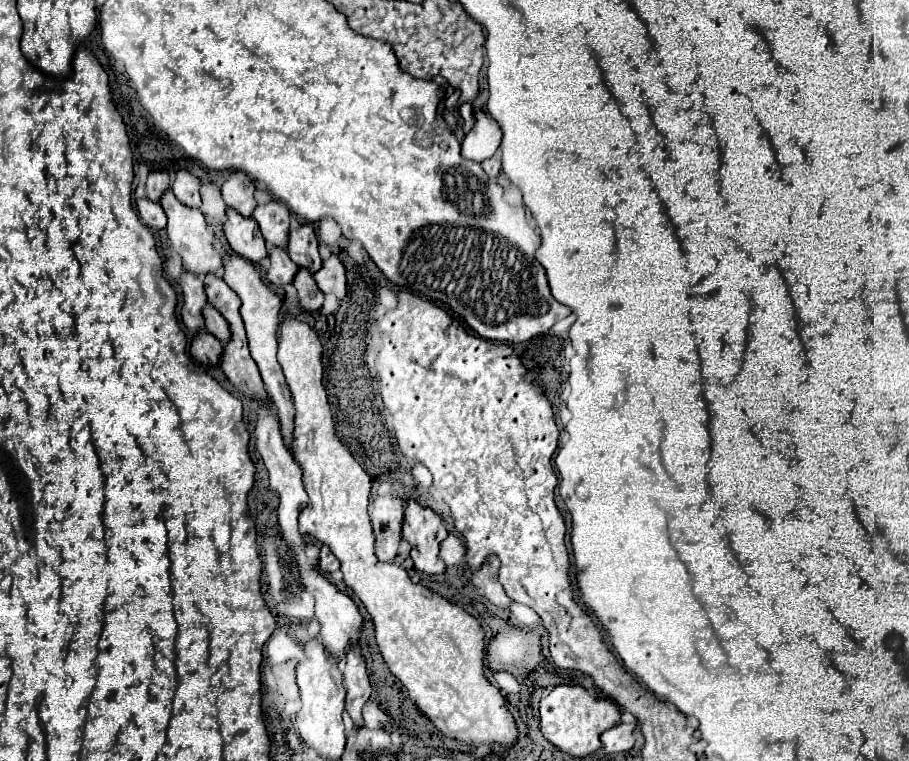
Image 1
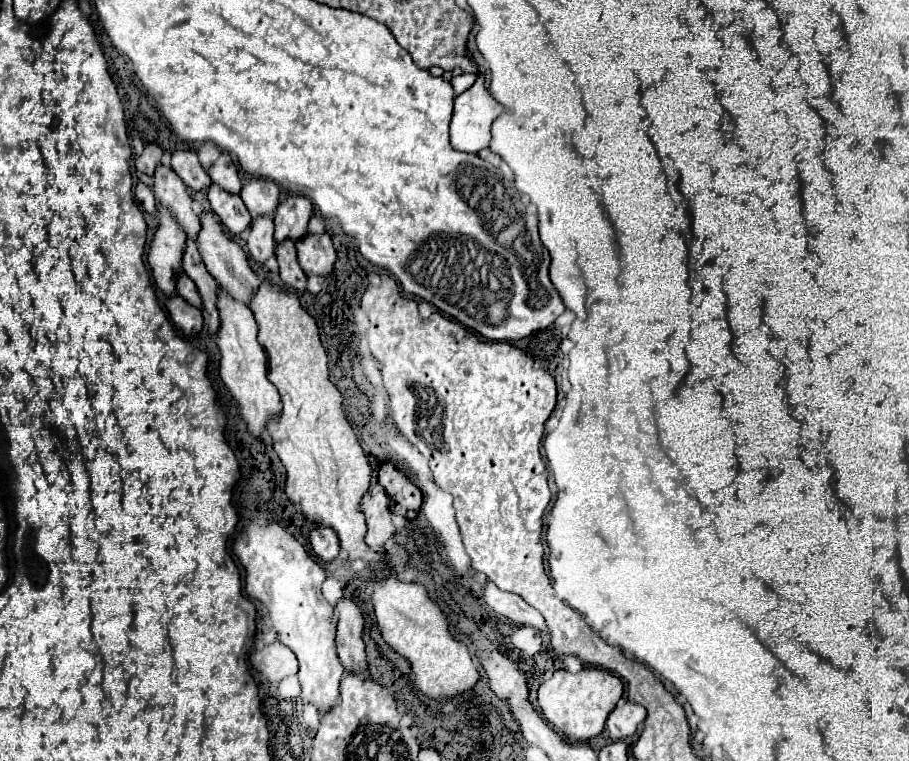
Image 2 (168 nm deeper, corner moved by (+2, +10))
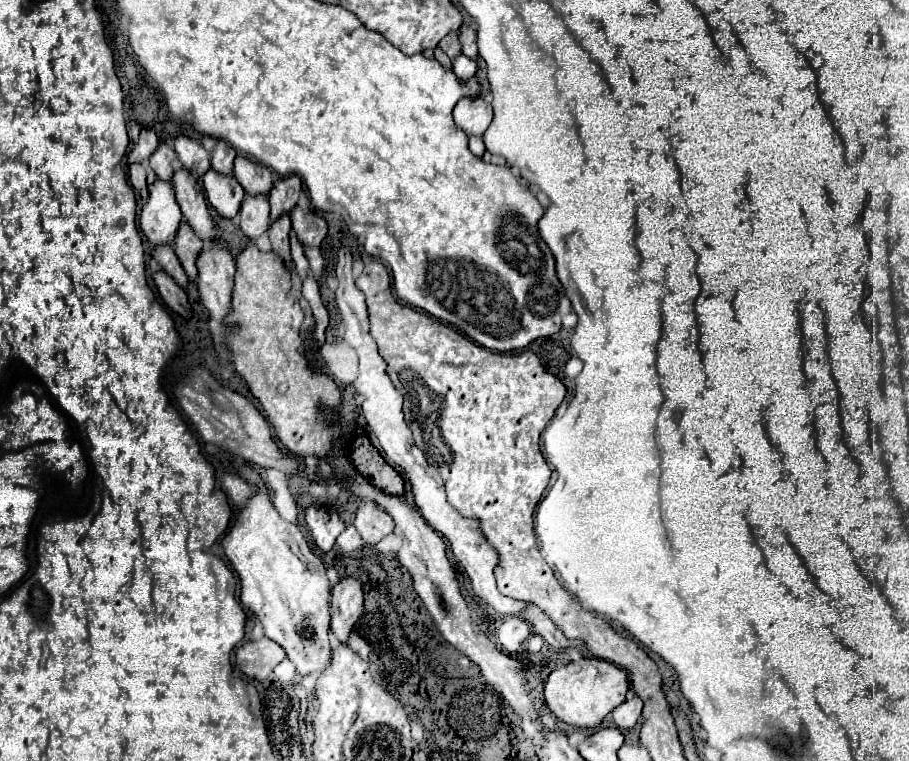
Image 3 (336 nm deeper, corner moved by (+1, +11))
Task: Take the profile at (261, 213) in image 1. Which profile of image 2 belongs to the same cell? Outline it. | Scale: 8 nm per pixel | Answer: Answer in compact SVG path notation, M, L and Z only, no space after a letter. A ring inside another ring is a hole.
M250 179L240 193L242 201L246 203L252 217L258 215L274 215L274 207L280 203L280 189L274 181L264 179Z

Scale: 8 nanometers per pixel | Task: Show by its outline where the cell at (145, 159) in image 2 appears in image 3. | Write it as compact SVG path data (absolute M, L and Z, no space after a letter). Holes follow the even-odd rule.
M141 130L139 142L133 144L133 148L127 154L127 162L143 162L143 160L147 160L155 152L157 144L159 144L159 138L155 136L153 130Z

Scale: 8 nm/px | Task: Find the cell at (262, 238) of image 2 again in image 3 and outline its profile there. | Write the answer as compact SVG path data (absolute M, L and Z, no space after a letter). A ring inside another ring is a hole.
M245 196L239 210L239 226L247 238L259 238L271 224L267 196Z

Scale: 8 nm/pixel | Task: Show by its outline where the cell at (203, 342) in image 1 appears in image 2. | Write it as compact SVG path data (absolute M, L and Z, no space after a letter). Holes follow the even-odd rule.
M174 295L172 299L168 299L166 303L168 313L172 323L186 335L186 337L196 337L202 329L204 329L204 319L202 319L202 311L192 307L190 303L186 303L180 295Z

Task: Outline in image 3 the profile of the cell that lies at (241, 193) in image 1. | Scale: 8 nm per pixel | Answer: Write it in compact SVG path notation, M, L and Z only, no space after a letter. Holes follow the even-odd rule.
M217 142L213 154L211 154L211 168L219 174L231 174L233 172L233 160L237 152L235 148L227 146L227 142Z

